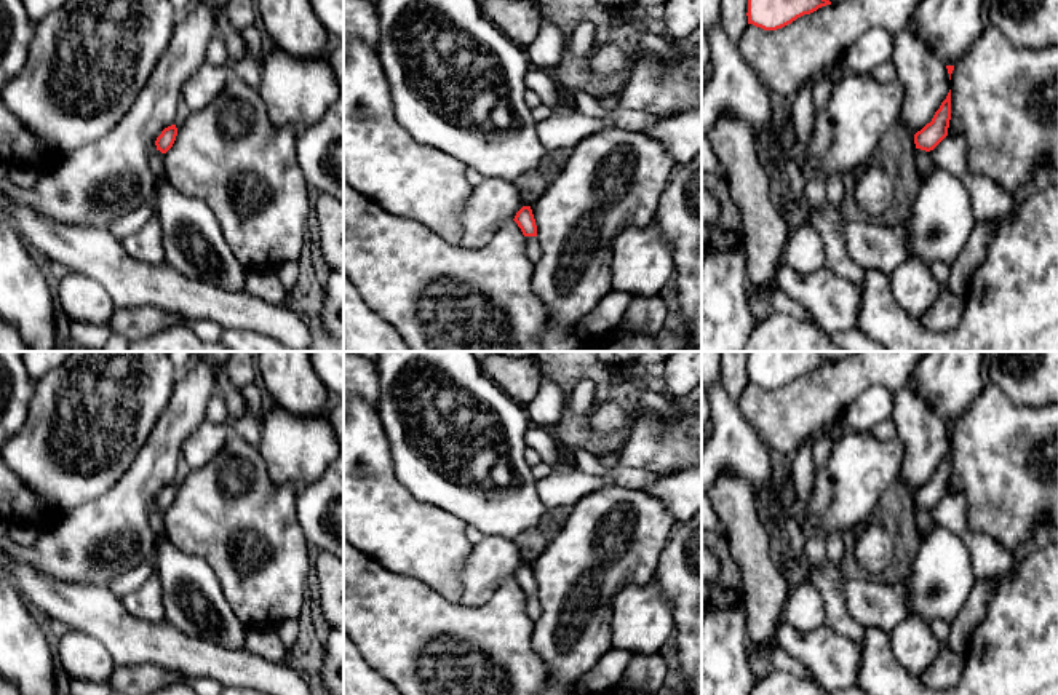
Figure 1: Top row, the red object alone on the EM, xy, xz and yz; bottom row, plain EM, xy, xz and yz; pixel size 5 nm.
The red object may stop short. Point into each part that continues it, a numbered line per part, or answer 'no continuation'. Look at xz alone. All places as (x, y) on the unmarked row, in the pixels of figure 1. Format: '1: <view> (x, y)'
no continuation

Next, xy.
1: xy (192, 598)

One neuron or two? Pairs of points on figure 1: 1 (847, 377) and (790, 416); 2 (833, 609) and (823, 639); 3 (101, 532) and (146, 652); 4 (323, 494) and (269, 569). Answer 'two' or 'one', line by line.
1: one
2: two
3: two
4: two

